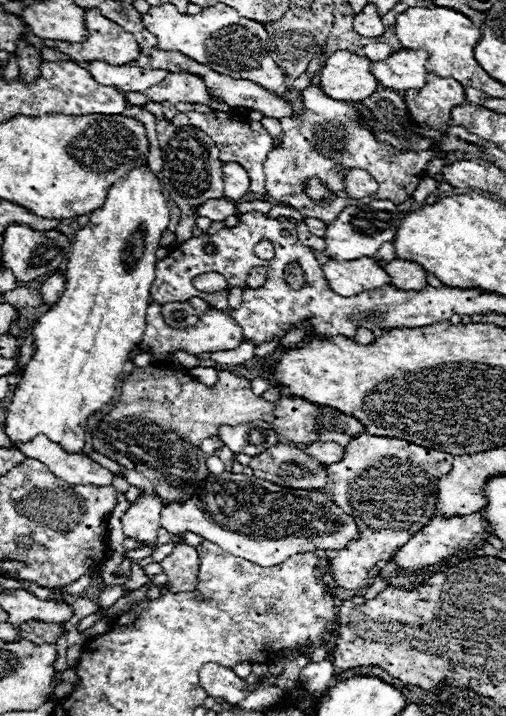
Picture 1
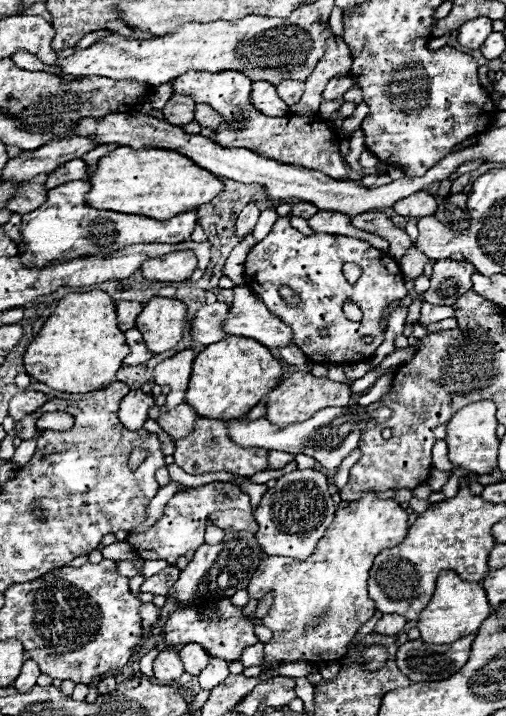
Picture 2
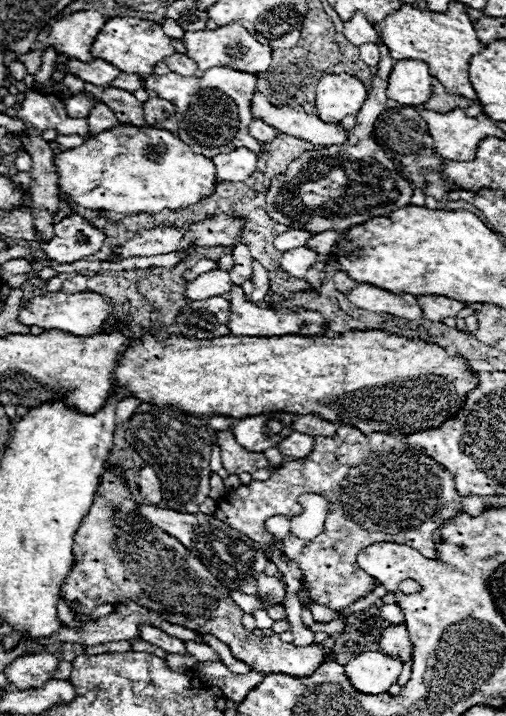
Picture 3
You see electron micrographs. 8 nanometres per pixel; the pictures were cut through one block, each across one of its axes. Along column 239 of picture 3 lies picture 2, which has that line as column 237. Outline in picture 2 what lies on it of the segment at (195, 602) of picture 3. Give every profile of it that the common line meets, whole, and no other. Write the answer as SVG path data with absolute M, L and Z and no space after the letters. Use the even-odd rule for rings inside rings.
M226 598L226 606L220 606L220 600L216 604L210 604L204 608L180 604L174 612L168 614L168 620L164 626L164 642L170 648L182 648L184 644L196 642L216 658L222 658L226 662L240 660L242 650L246 646L252 646L258 642L258 636L254 634L254 622L250 618L246 618L242 614L242 610L244 608L234 606L228 598Z

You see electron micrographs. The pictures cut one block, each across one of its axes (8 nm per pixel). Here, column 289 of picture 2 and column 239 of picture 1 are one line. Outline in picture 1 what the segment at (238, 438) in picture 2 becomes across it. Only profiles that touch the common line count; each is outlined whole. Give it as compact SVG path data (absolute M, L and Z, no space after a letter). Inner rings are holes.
M264 420L240 424L236 428L222 426L218 436L222 438L224 446L228 446L234 454L248 454L248 456L256 456L266 448L278 444L276 432Z

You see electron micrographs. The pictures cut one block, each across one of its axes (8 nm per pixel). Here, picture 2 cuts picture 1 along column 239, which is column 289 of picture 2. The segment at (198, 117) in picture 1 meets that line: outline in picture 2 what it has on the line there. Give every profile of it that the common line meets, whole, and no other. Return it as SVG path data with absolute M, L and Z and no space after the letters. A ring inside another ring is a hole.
M190 70L184 76L178 76L172 82L172 86L176 94L186 94L186 96L190 94L196 102L204 102L212 106L216 112L220 112L220 116L224 116L224 124L220 128L214 128L212 140L216 144L224 144L224 148L248 148L282 164L320 170L336 180L348 178L344 156L340 154L340 138L336 136L334 128L330 128L318 116L298 116L298 114L290 114L284 118L264 116L250 102L252 80L248 80L246 74L236 70L226 70L216 74Z

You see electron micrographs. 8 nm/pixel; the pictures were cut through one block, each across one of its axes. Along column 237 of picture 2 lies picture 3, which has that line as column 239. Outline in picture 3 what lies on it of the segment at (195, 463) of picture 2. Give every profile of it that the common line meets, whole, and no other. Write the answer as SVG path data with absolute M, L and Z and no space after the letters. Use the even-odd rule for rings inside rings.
M232 428L228 430L218 430L216 432L216 442L222 450L222 464L230 474L254 474L260 468L266 468L270 462L260 454L260 452L246 452L236 440Z

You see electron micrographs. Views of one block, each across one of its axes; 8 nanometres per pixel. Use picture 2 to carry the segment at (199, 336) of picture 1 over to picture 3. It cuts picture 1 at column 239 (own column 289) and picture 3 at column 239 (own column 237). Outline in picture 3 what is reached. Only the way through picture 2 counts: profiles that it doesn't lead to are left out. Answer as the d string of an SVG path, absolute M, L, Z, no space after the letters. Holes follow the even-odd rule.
M232 286L230 292L230 304L232 304L232 314L230 314L230 334L238 336L284 336L284 334L294 334L294 336L318 336L324 334L324 316L316 310L306 310L306 308L296 308L290 312L274 310L274 308L260 308L254 306L246 300L246 294L242 292L240 286Z

